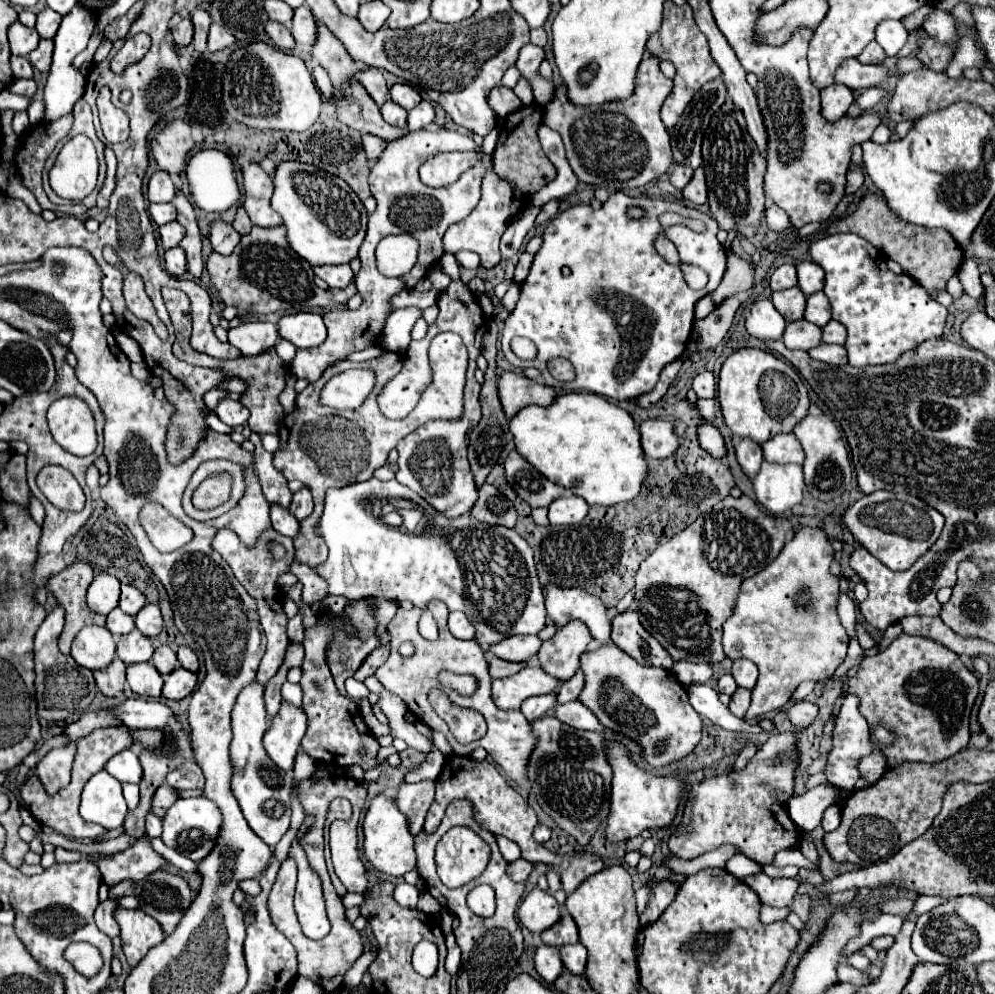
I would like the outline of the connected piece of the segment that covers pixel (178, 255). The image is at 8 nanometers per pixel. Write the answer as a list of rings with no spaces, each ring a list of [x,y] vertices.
[[[181,247],[167,249],[163,259],[165,259],[165,271],[167,273],[171,273],[175,277],[185,275],[185,251]]]

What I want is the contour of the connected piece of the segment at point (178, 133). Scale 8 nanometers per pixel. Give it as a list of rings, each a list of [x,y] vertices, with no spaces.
[[[175,119],[167,123],[163,129],[155,131],[151,139],[151,153],[159,165],[159,169],[179,175],[185,167],[185,157],[193,149],[193,139],[191,139],[191,129],[185,121]]]

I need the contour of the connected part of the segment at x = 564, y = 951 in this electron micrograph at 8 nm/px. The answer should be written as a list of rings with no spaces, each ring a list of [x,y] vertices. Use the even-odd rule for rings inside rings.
[[[581,943],[563,945],[563,947],[559,947],[559,953],[561,953],[561,961],[567,971],[571,971],[575,975],[581,975],[585,971],[585,965],[587,965],[585,945],[581,945]]]

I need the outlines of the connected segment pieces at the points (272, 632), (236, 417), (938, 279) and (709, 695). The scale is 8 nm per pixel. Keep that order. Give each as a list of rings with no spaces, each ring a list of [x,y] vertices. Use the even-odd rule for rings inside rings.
[[[219,529],[219,533],[213,539],[213,549],[221,553],[221,557],[233,569],[233,575],[241,581],[241,585],[247,589],[247,593],[251,597],[255,597],[255,601],[257,601],[257,611],[259,611],[259,617],[261,617],[261,627],[263,627],[265,637],[267,637],[267,651],[263,655],[263,659],[261,659],[261,665],[259,665],[259,671],[257,671],[257,681],[267,683],[277,673],[279,665],[283,663],[283,653],[285,653],[285,649],[289,645],[289,639],[285,635],[287,615],[283,613],[283,601],[279,597],[283,593],[277,589],[277,577],[287,571],[287,565],[295,557],[293,541],[287,539],[287,537],[279,537],[273,529],[269,529],[267,533],[263,533],[263,537],[257,541],[257,545],[253,549],[247,549],[239,539],[235,539],[235,533],[231,533],[229,529]],[[271,541],[275,541],[279,545],[285,543],[285,551],[287,551],[285,557],[281,557],[281,559],[273,557],[273,553],[269,551],[269,543]]]
[[[225,399],[225,401],[221,401],[217,407],[215,407],[215,413],[217,413],[217,417],[225,423],[225,425],[229,425],[229,427],[239,427],[239,425],[243,425],[243,423],[247,423],[247,419],[249,419],[249,411],[239,403],[239,401],[231,401],[231,399]]]
[[[865,193],[851,215],[843,219],[835,219],[827,227],[827,235],[835,235],[835,233],[855,233],[867,239],[869,243],[873,243],[889,259],[901,263],[903,273],[915,277],[925,287],[931,299],[935,299],[937,291],[945,291],[947,281],[959,271],[959,265],[963,261],[961,247],[955,243],[955,239],[947,231],[919,229],[917,225],[907,225],[905,221],[899,221],[899,217],[895,217],[887,209],[887,203],[883,201],[881,193]]]
[[[689,685],[687,687],[687,693],[689,693],[689,701],[693,705],[693,709],[707,717],[709,721],[713,721],[715,725],[723,727],[723,729],[729,729],[729,731],[737,731],[737,733],[747,733],[747,725],[743,719],[735,717],[727,705],[723,705],[719,701],[719,693],[709,687],[709,685]]]

